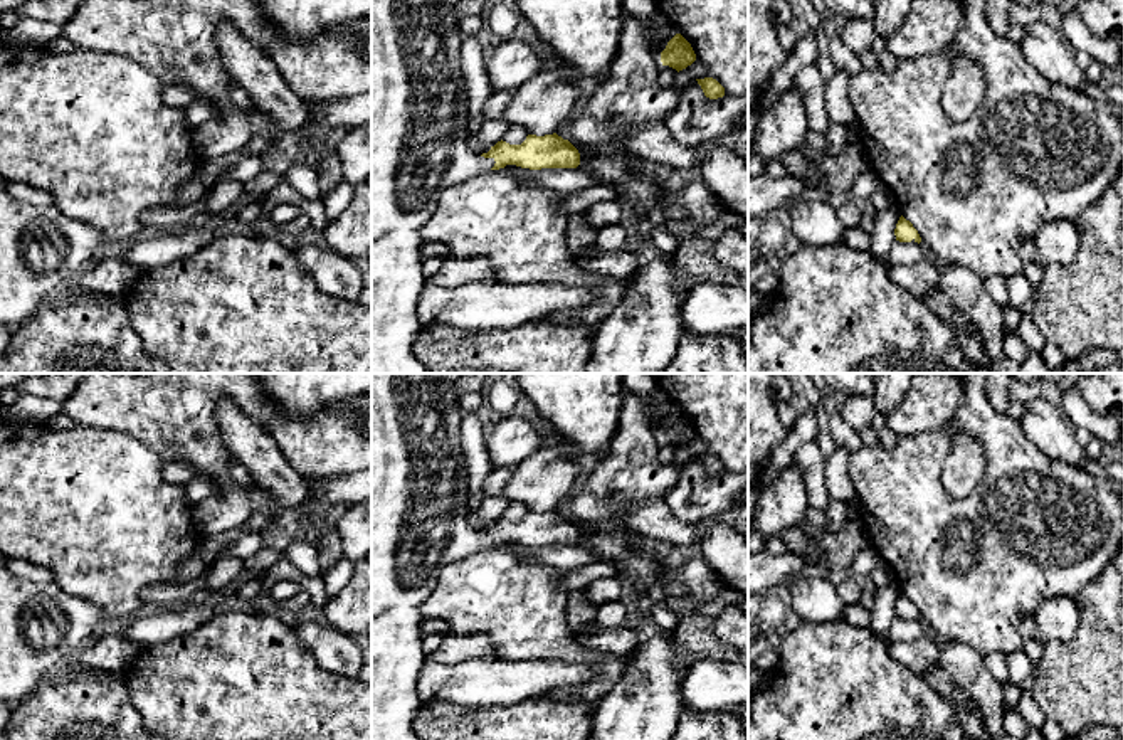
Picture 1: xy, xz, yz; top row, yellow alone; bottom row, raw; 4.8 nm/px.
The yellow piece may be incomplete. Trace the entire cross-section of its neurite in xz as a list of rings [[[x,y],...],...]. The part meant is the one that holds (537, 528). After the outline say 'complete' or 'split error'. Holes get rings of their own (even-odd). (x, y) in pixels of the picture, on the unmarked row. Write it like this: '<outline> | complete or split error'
[[[372,373],[372,740],[420,740],[414,732],[414,720],[424,706],[417,693],[417,676],[427,654],[422,649],[424,617],[419,609],[446,565],[506,542],[530,547],[580,542],[578,526],[556,510],[528,511],[521,521],[501,516],[482,531],[467,523],[467,466],[461,441],[464,412],[456,387],[461,375]]] | split error

